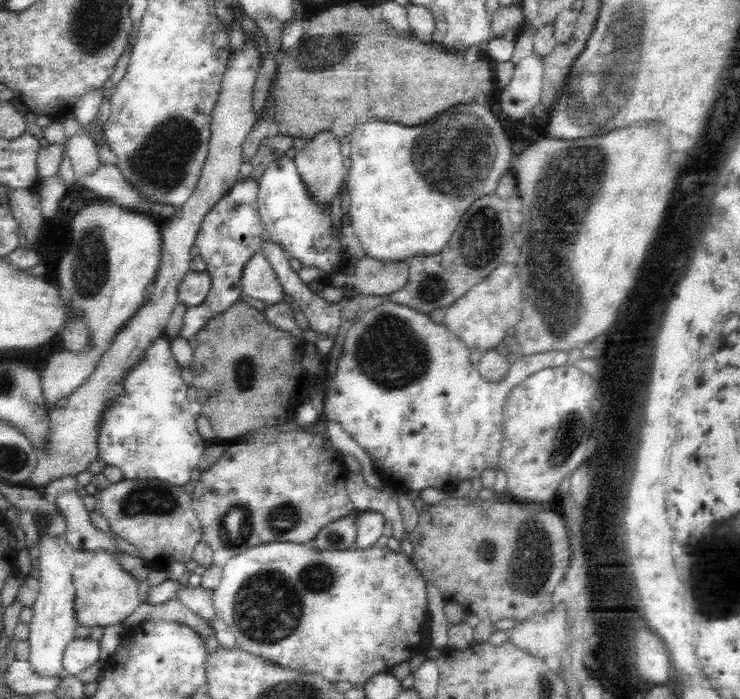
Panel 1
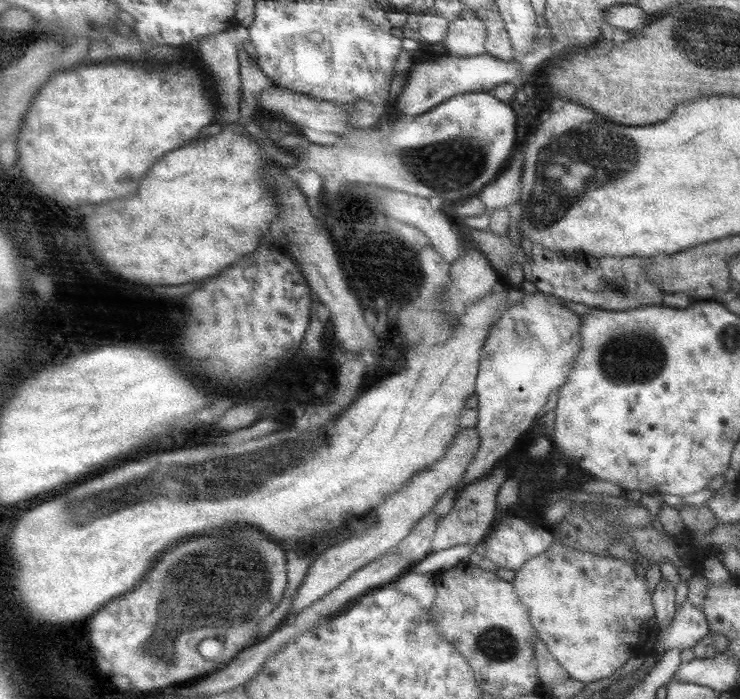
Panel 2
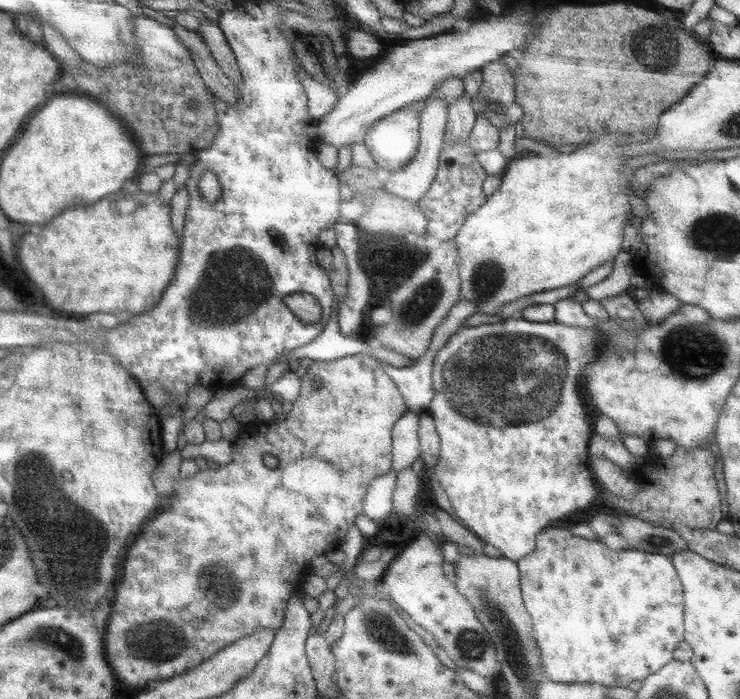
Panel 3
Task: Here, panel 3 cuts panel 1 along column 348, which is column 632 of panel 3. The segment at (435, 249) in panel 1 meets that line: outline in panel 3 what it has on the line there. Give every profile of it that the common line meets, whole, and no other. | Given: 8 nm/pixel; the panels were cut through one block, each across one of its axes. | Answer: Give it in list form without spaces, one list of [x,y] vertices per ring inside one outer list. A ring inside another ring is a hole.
[[[604,134],[602,138],[582,144],[578,150],[570,154],[548,154],[542,156],[534,152],[522,152],[520,156],[509,161],[507,169],[502,174],[502,180],[498,190],[487,197],[487,201],[478,210],[468,215],[465,223],[460,227],[458,234],[455,236],[459,246],[458,271],[460,271],[460,301],[472,300],[478,302],[479,313],[497,314],[496,312],[506,303],[512,303],[516,300],[526,299],[531,294],[557,289],[562,286],[571,286],[577,284],[590,271],[602,266],[608,260],[612,260],[622,250],[624,242],[624,228],[630,223],[630,217],[633,215],[632,206],[630,205],[630,196],[635,194],[634,171],[630,165],[622,164],[622,154],[620,146],[626,140],[614,138],[614,134]]]

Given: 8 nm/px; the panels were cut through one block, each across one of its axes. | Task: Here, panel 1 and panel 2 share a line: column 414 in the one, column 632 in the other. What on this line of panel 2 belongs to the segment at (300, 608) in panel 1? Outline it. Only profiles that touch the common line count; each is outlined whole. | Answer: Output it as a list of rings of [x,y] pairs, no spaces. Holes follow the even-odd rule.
[[[554,540],[548,550],[529,558],[515,573],[515,589],[522,604],[528,607],[539,639],[572,679],[590,683],[610,678],[631,656],[646,657],[649,653],[639,646],[639,632],[645,620],[654,617],[653,597],[648,592],[644,575],[636,573],[634,565],[622,562],[615,556],[570,548]]]

